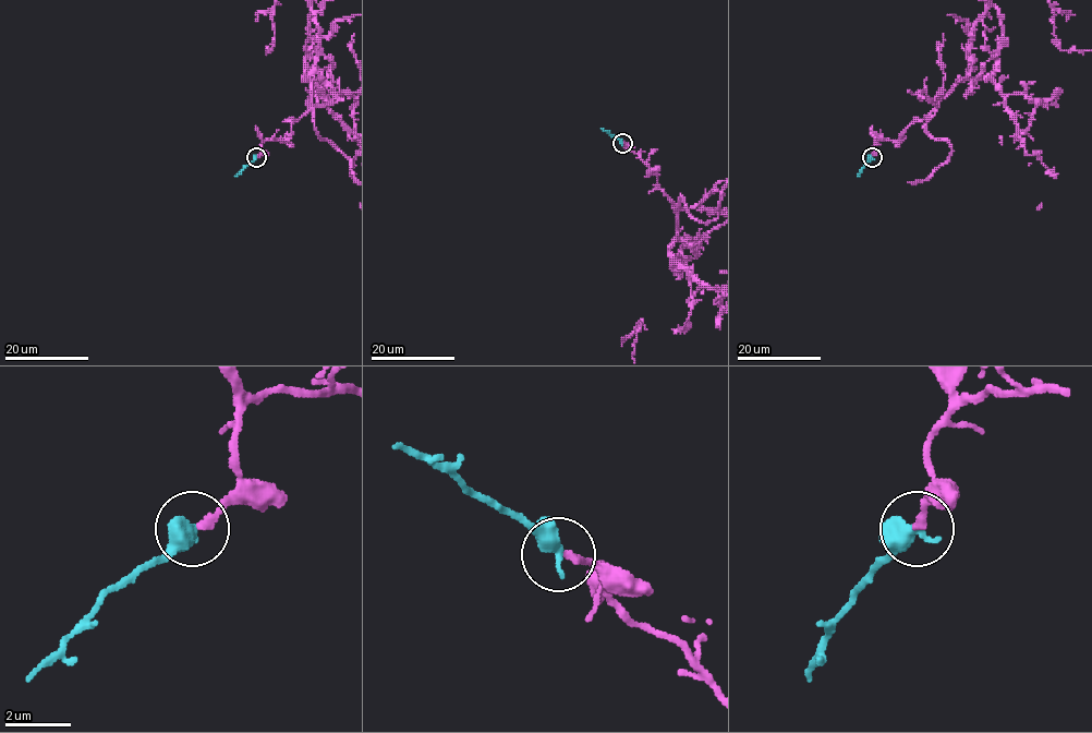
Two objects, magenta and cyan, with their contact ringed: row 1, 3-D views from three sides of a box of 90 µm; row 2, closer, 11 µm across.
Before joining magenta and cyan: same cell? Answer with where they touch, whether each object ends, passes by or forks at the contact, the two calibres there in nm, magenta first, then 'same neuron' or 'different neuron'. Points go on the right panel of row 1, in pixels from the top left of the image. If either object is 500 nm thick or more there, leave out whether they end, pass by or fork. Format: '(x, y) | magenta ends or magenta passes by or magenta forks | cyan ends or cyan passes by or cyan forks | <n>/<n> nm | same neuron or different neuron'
(872, 157) | 200/550 nm | same neuron

